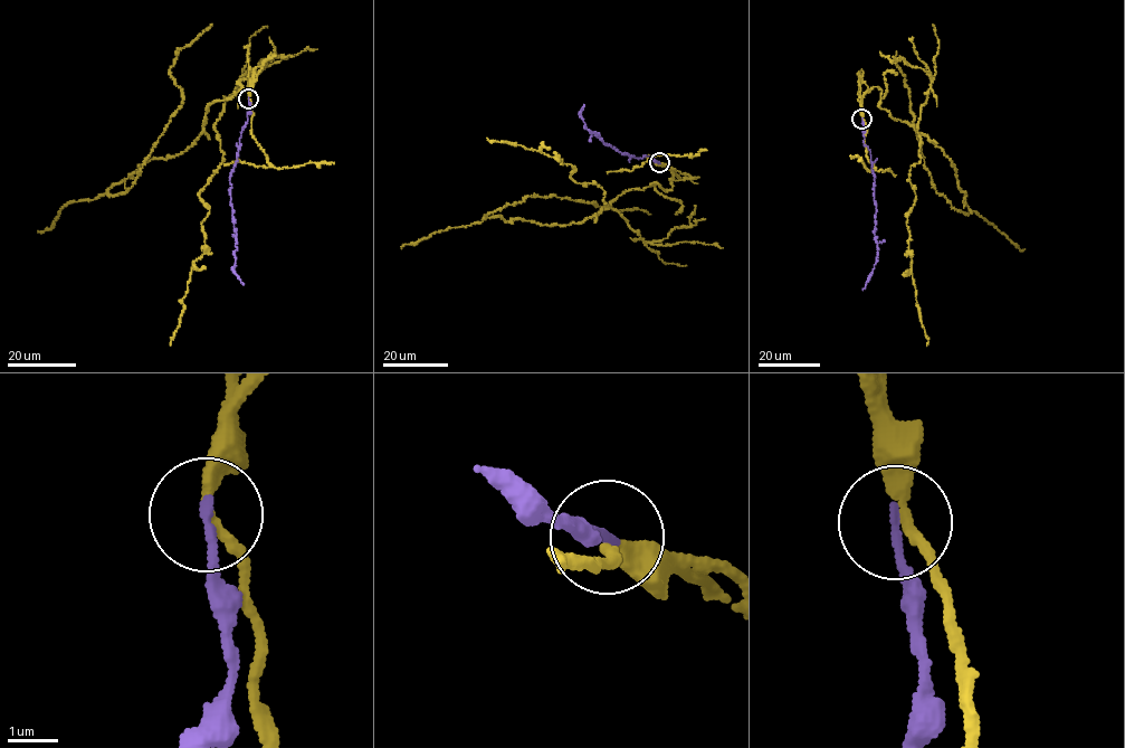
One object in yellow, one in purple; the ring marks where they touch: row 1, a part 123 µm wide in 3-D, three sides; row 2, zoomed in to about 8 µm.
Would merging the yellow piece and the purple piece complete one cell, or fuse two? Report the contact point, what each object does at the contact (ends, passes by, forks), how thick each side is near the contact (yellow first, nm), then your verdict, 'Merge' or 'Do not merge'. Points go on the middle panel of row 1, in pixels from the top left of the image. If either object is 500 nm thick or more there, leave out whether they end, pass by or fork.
Place: (659, 162). At the ring yellow passes by. At the ring purple ends. Thickness 200 nm (yellow) against 160 nm. Do not merge

